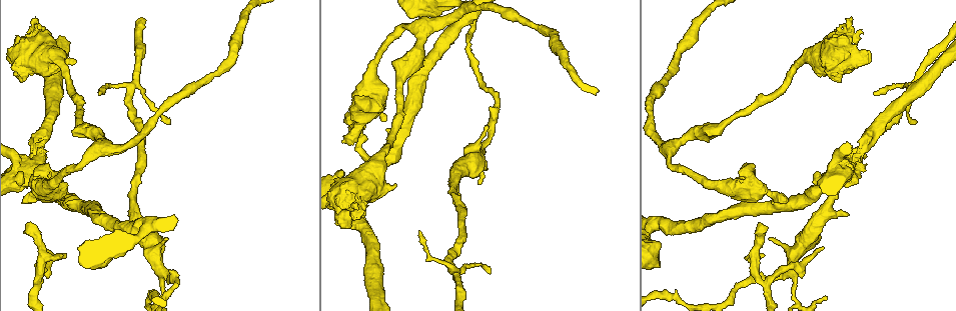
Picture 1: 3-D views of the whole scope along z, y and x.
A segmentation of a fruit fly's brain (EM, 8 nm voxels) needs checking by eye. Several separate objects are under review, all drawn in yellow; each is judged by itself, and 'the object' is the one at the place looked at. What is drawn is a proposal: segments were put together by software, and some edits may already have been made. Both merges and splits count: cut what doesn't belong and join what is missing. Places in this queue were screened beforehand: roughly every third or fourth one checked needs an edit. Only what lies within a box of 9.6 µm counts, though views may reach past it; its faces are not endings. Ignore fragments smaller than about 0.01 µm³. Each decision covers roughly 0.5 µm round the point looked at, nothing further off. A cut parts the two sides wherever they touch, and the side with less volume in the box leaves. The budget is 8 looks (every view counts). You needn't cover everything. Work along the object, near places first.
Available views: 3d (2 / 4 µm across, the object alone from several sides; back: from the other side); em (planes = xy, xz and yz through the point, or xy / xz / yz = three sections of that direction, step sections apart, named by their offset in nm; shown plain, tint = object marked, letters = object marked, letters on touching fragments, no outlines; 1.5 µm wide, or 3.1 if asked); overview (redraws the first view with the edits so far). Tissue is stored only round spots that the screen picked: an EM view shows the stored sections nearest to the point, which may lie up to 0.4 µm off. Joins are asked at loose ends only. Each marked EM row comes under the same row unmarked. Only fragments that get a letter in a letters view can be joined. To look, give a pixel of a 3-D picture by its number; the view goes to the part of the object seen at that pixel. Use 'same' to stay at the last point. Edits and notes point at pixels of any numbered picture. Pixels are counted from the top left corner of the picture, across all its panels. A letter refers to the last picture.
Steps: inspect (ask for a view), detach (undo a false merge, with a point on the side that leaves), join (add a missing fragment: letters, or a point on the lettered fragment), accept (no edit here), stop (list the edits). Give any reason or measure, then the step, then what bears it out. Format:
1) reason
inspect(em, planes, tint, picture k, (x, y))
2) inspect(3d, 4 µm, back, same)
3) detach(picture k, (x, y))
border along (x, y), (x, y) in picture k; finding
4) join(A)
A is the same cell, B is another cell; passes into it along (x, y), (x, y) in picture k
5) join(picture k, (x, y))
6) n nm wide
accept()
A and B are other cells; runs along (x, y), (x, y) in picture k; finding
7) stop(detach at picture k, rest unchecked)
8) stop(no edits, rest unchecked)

free end
inspect(3d, 2 µm, back, picture 1, (27, 226))

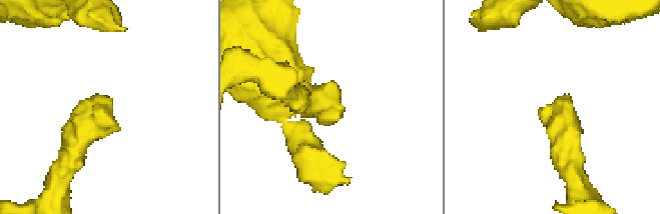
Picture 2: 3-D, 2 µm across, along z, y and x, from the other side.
need the tissue
inspect(em, planes, letters, picture 2, (540, 112))

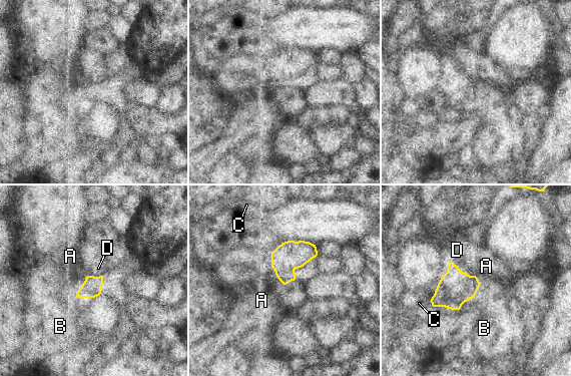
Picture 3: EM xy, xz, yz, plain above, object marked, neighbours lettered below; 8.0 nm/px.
160 nm wide
accept()
A, B, C and D are other cells; border along (87, 275), (75, 295) in picture 3; none of them fits

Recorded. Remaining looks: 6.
branch stops here
inspect(3d, 4 µm, back, picture 1, (823, 249))

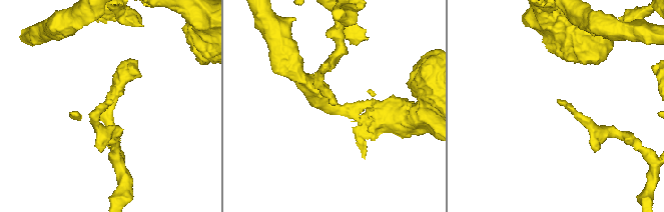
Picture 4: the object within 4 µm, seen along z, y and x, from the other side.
inspect(em, planes, letters, picture 4, (558, 101))

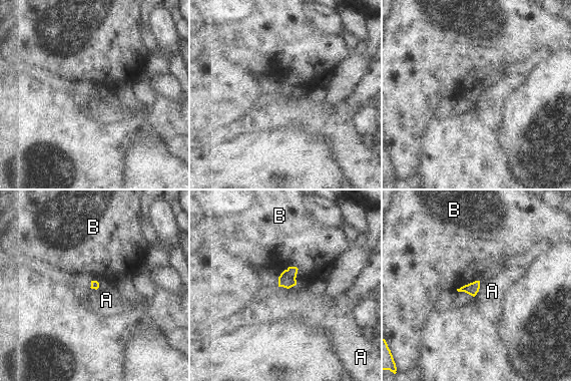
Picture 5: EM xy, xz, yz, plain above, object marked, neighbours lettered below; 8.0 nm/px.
accept()
A and B are other cells; border along (90, 281), (92, 289), (99, 287) in picture 5; no lettered fragment goes on from it

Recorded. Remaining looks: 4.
abrupt turn
inspect(em, xy, step 4, tint, picture 1, (132, 87))

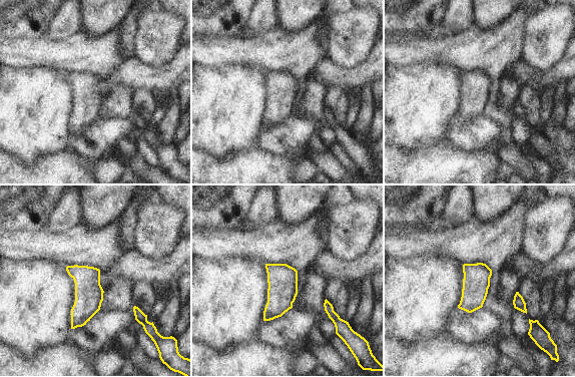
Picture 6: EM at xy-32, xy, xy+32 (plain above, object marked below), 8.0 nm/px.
inspect(em, xz, step 8, letters, same)

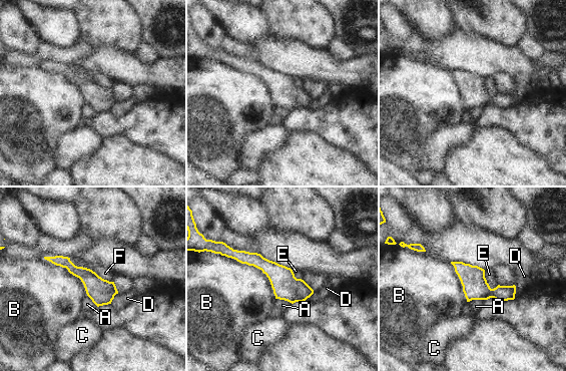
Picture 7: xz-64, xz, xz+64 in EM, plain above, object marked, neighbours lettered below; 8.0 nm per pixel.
B touches over 600 nm
accept()
A, B, C, D, E and F are other cells; runs along (231, 253), (310, 292) in picture 7; one neuron here

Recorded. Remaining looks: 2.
stop(no edits, rest unchecked)

